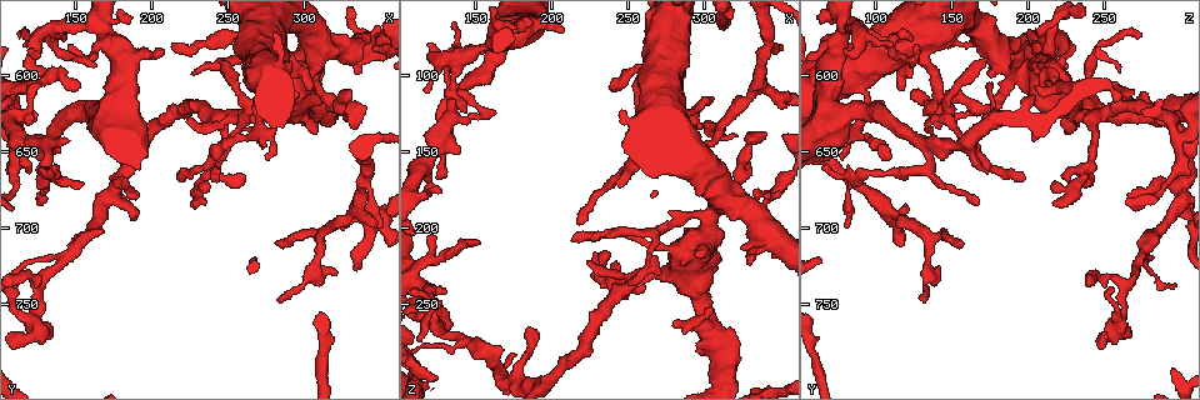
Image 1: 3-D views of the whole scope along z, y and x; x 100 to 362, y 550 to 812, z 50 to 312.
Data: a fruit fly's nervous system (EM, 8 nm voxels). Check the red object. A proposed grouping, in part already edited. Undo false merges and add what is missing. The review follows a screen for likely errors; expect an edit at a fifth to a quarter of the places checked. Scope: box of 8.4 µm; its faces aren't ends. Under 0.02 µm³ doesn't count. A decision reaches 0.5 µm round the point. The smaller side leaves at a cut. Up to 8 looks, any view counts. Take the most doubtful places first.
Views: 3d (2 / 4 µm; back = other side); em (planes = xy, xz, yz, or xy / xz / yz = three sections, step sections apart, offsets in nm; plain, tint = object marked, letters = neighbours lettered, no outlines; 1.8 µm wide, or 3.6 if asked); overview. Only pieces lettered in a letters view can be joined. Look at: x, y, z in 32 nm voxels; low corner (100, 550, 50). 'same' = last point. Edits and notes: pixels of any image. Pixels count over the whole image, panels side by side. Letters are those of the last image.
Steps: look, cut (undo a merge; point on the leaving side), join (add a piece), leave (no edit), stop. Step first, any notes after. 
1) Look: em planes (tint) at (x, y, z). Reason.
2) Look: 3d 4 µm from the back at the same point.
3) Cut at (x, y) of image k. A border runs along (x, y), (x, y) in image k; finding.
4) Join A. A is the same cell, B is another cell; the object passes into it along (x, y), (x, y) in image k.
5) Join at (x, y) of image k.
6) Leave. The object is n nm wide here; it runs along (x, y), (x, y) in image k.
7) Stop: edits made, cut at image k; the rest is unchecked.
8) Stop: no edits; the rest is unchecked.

Look: em planes (letters) at (212, 580, 208). Free end.

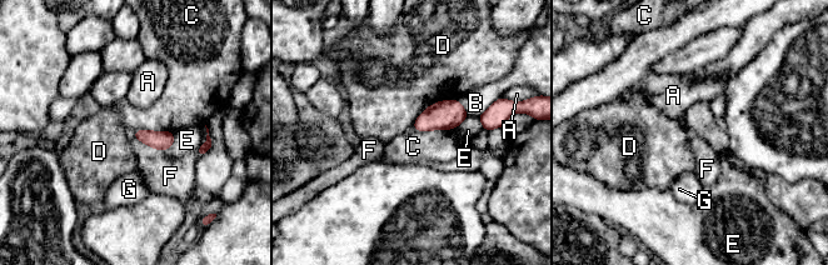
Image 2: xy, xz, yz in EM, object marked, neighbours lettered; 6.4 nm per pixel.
Leave. The longest contact is with D, 340 nm; A, B, C, D, E, F and G are other cells; a border runs along (455, 126), (435, 130), (413, 129) in image 2; no lettered piece goes on from it.

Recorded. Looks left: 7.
Look: 3d 2 µm at (126, 628, 298). An open end.

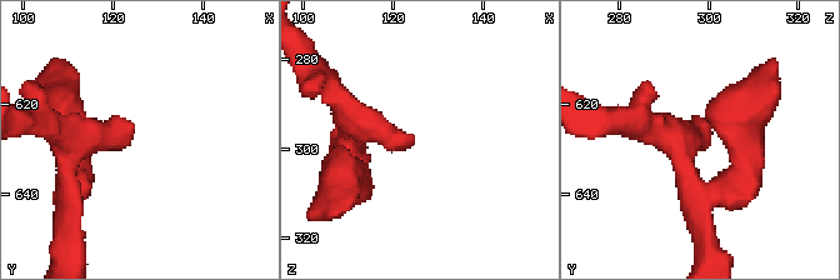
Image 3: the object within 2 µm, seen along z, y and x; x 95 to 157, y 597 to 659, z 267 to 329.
Look: em xz step 4 (tint) at (125, 626, 299). The arms are 200, 340 nm wide; now the EM.

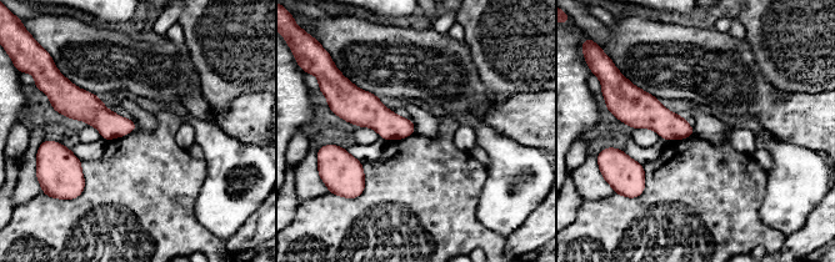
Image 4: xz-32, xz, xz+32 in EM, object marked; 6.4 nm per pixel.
Look: em planes (letters) at the same point.

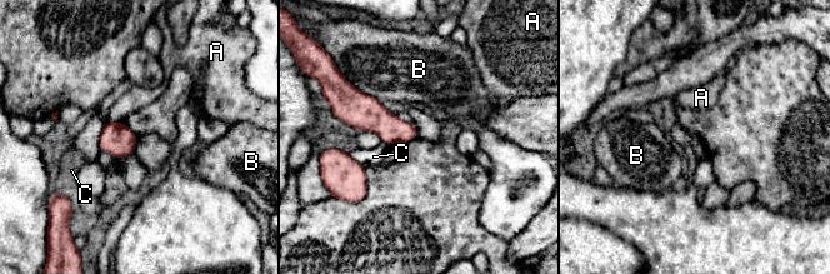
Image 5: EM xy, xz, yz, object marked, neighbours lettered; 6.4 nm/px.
Leave. The longest contact is with B, 240 nm; A, B and C are other cells; no lettered piece goes on from it.

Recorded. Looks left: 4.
Look: 3d 4 µm at (120, 662, 172). An open end.

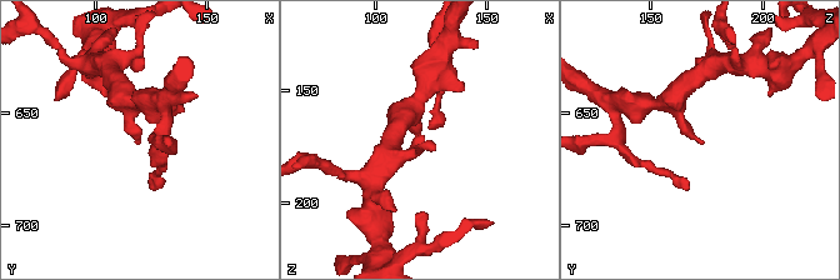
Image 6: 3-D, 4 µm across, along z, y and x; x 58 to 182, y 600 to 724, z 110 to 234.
Look: em planes (letters) at (118, 664, 174).

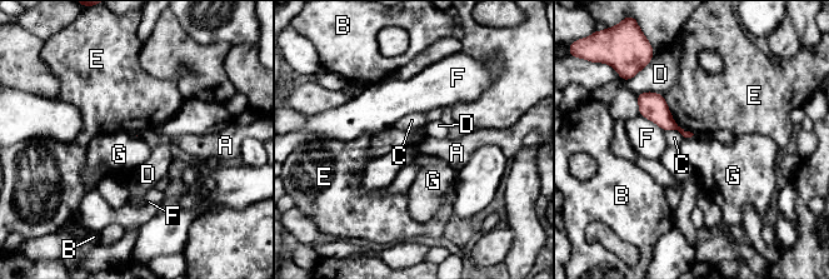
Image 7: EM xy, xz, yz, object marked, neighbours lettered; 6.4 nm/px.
Leave. A, B, C, D, E, F and G are other cells; a border runs along (693, 134), (684, 138) in image 7; none of them fits.

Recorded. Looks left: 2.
Stop: no edits; the rest is unchecked.

